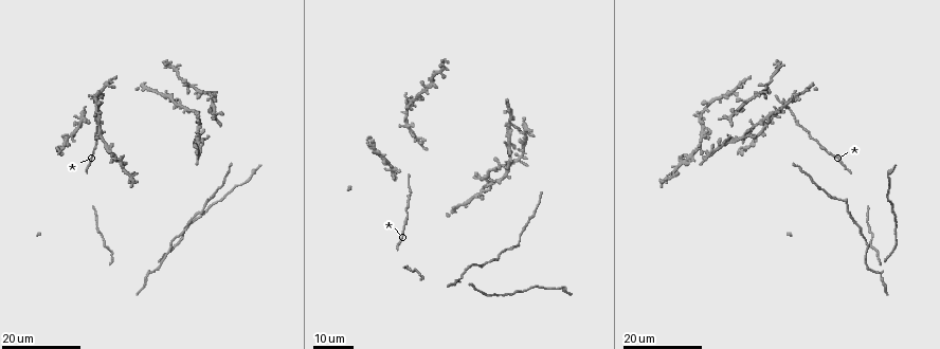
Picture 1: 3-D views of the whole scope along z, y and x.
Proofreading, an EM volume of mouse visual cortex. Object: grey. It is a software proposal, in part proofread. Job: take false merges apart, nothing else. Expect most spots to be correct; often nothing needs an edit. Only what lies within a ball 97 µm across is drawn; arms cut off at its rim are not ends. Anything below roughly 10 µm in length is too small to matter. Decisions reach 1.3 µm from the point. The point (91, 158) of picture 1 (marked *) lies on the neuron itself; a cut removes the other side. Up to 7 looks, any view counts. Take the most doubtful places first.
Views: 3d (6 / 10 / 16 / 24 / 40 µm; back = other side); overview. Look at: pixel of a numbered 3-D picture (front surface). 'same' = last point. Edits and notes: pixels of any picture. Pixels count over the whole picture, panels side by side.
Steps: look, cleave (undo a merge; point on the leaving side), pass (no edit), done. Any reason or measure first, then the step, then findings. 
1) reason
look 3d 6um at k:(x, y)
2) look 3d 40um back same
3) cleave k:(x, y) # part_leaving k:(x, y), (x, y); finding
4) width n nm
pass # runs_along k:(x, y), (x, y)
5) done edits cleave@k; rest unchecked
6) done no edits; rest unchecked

calibre changes
look 3d 16um at 1:(102, 136)

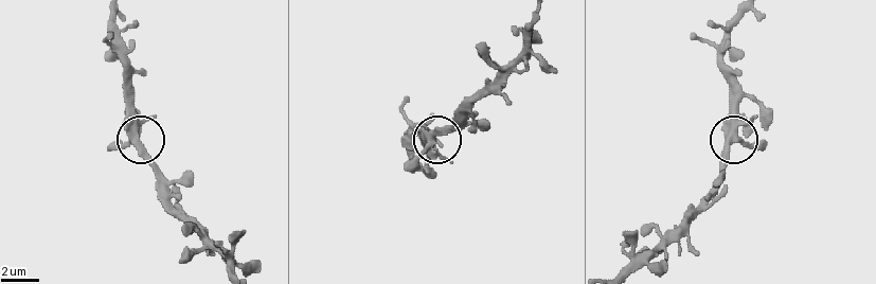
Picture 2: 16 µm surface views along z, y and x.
look 3d 6um at 2:(431, 133)

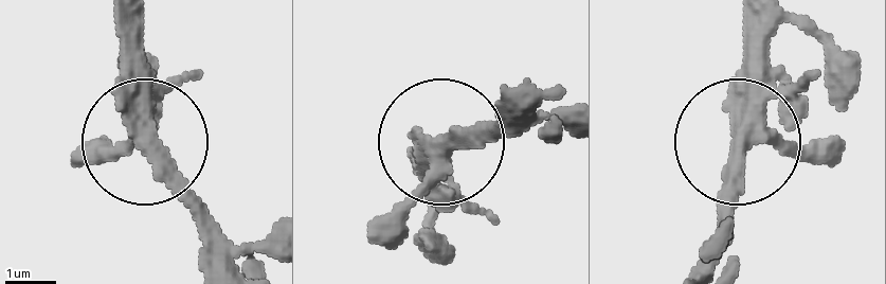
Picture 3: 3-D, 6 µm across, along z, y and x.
from behind
look 3d 6um back at 3:(742, 151)

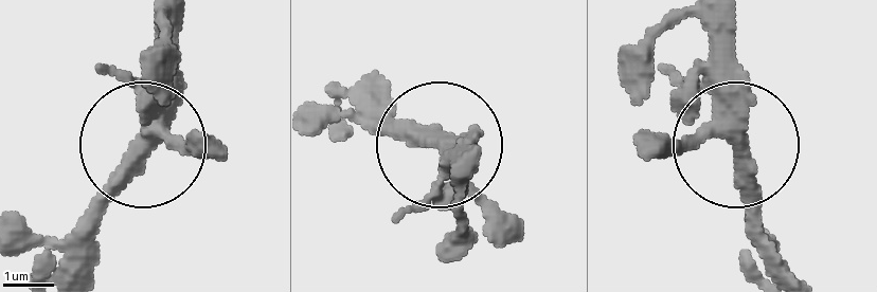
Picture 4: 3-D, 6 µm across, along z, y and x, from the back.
width 340 nm
pass # continuous, no second neuron

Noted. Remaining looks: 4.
three arms meet
look 3d 24um at 1:(197, 90)

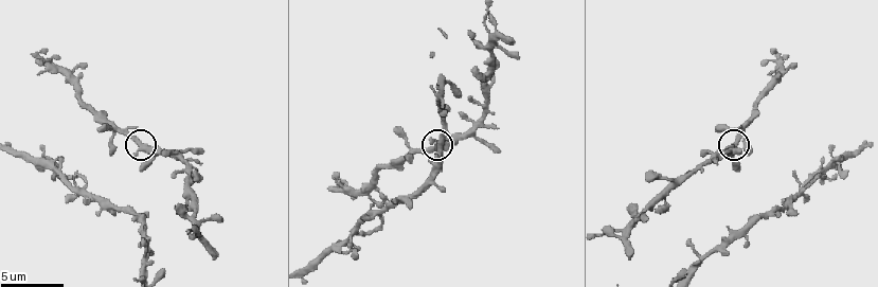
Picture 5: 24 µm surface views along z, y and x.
look 3d 6um at 5:(142, 143)

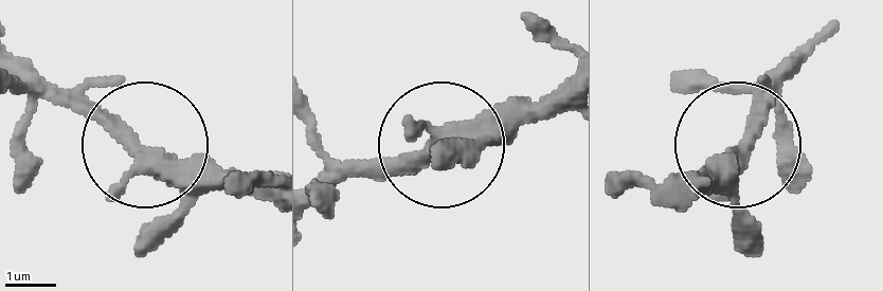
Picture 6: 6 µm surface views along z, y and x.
pass # continuous, no second neuron

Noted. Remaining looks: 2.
four-way junction
look 3d 10um at 5:(90, 196)

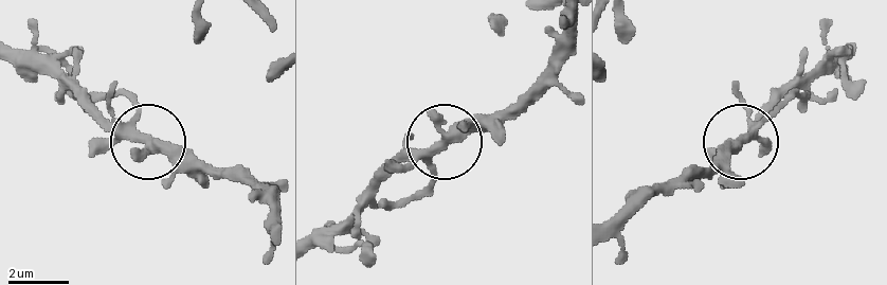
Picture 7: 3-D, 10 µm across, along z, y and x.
width 310 nm
pass # one neuron here

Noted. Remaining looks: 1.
done no edits; rest unchecked

